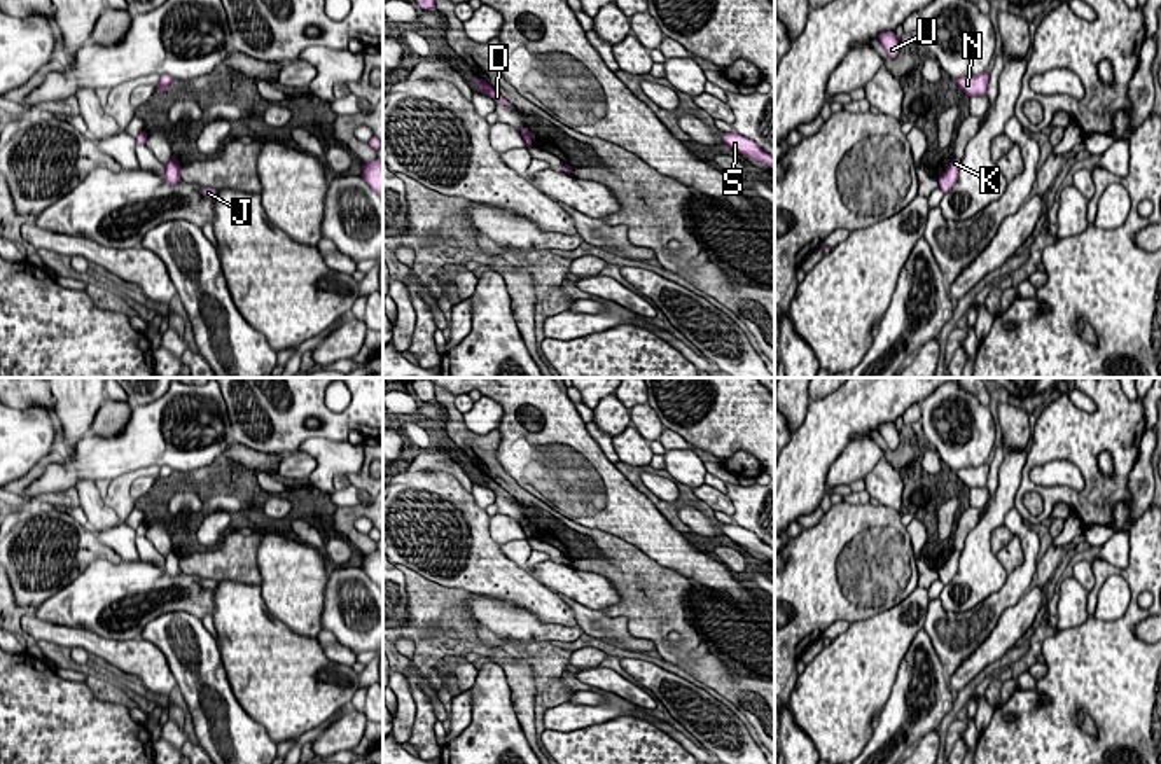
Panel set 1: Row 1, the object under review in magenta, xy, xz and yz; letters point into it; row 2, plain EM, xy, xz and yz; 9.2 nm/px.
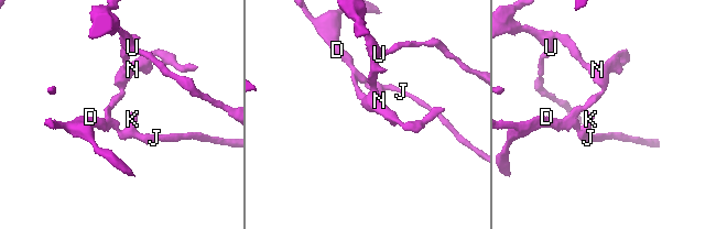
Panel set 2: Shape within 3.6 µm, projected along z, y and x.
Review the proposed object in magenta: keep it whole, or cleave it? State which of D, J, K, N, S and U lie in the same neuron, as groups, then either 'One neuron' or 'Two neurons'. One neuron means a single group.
Groups: D J K N S U. One neuron

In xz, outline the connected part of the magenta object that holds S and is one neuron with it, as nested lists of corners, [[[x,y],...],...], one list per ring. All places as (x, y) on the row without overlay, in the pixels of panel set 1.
[[[724,524],[722,531],[734,544],[748,547],[750,551],[755,551],[755,552],[766,556],[768,559],[775,558],[775,549],[771,549],[768,544],[764,544],[755,533],[752,533],[738,524]]]

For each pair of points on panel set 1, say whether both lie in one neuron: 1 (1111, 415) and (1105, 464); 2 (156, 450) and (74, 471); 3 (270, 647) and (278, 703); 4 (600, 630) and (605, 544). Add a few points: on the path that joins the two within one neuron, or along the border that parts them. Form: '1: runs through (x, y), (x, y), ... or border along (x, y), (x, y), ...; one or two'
1: border along (1104, 450), (1112, 462), (1111, 476); two
2: runs through (135, 450), (114, 457), (95, 457); one
3: runs through (270, 661), (270, 668), (278, 677), (278, 689); one
4: runs through (621, 609), (626, 604), (625, 565); one

